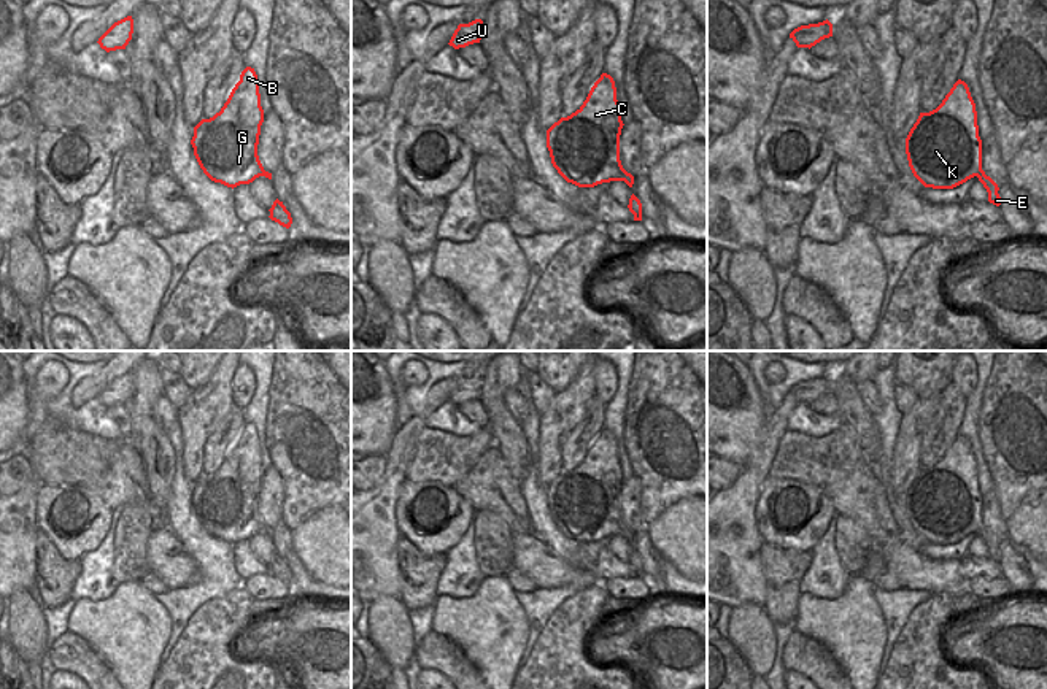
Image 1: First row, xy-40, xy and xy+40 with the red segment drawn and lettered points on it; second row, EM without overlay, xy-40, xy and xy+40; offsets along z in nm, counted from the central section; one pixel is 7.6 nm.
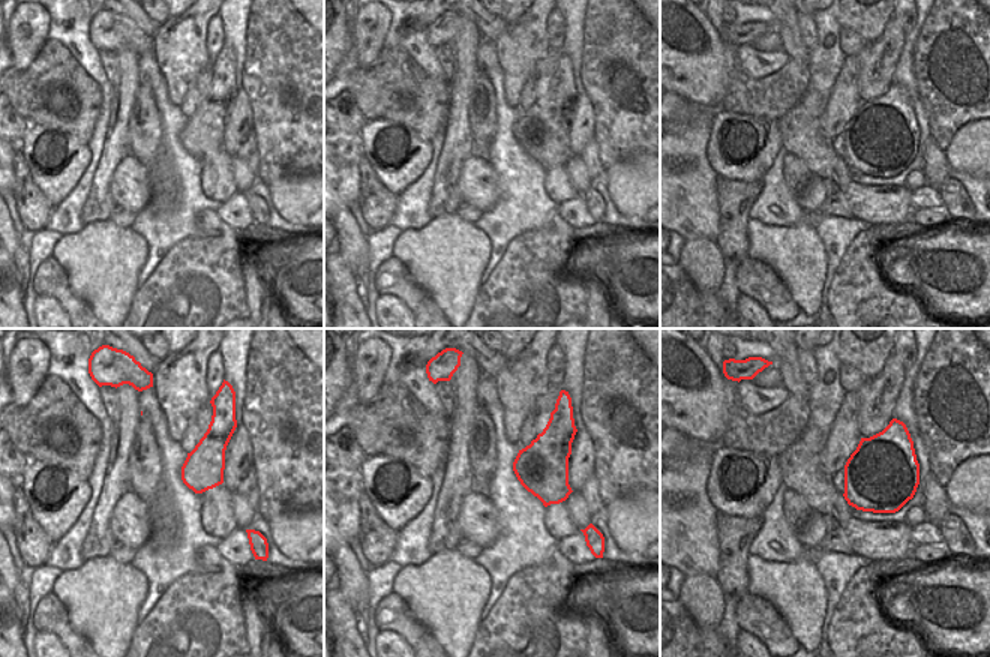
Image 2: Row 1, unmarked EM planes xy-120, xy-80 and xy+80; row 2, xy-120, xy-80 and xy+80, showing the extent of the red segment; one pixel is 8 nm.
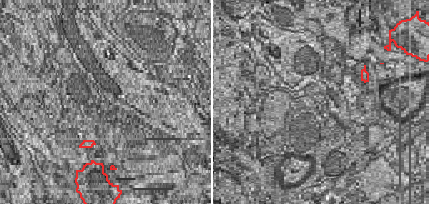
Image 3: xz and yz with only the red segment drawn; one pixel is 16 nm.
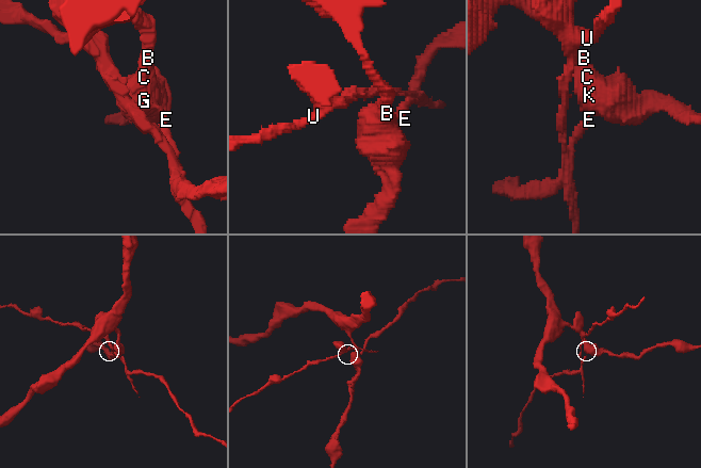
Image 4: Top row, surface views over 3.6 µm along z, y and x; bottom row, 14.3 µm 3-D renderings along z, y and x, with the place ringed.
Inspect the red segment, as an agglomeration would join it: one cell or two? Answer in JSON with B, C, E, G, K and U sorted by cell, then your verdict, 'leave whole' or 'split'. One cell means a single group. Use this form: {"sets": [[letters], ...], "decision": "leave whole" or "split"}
{"sets": [["B", "C", "G", "K"], ["E", "U"]], "decision": "split"}

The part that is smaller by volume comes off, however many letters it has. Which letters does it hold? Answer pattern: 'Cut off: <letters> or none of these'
Cut off: E, U

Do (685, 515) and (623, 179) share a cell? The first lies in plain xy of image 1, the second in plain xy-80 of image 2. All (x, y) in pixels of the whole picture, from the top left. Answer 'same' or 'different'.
same

